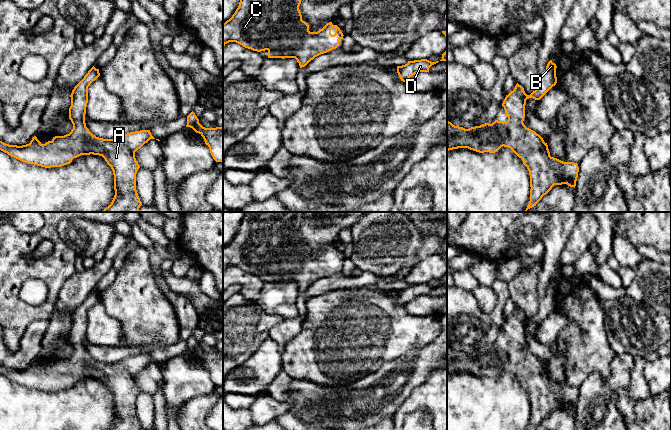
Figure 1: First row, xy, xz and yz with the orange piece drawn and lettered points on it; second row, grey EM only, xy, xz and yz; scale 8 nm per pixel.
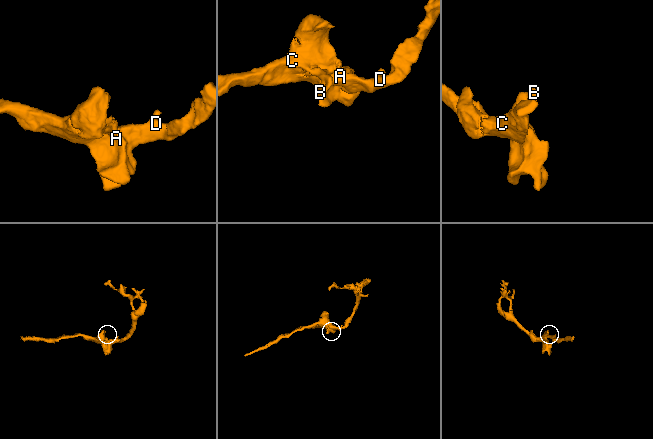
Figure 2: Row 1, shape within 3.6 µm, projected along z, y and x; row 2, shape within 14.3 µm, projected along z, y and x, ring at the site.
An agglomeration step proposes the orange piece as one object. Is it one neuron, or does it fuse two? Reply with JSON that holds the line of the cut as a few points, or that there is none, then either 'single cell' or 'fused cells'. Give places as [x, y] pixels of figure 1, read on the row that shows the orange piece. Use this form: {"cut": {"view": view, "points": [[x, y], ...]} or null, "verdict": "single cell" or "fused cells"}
{"cut": null, "verdict": "single cell"}

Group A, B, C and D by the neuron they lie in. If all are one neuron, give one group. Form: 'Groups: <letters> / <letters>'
Groups: A B C D

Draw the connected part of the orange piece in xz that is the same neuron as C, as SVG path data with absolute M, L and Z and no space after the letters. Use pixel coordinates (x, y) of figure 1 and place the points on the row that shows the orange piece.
M240 0L232 17L223 23L223 47L236 42L253 51L268 51L268 58L295 58L300 68L315 57L339 46L343 33L337 25L327 23L317 32L310 32L299 10L301 0Z

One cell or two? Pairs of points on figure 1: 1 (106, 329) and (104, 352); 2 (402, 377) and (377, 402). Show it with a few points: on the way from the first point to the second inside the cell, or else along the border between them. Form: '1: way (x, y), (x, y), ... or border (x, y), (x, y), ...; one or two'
1: border (86, 337), (94, 344), (119, 346); two
2: way (396, 383), (383, 396); one

